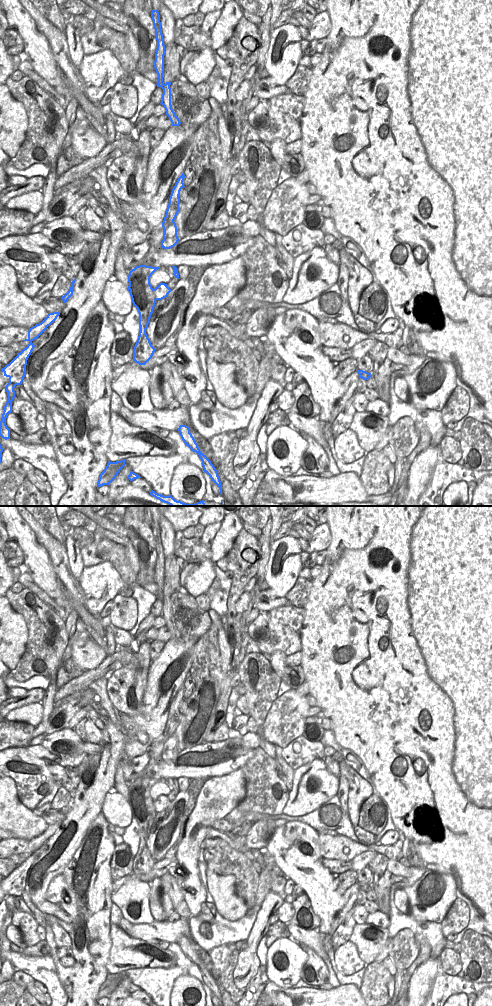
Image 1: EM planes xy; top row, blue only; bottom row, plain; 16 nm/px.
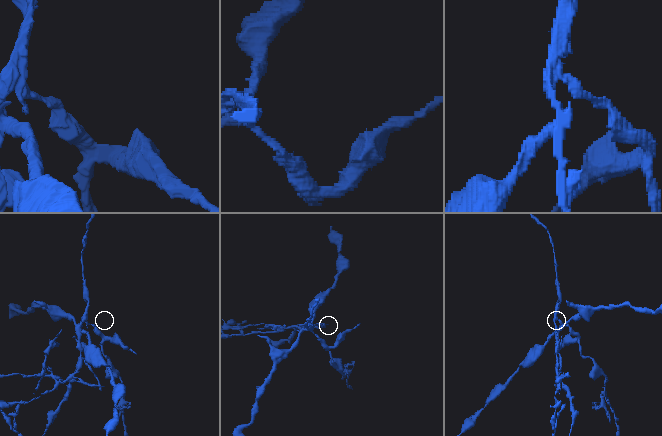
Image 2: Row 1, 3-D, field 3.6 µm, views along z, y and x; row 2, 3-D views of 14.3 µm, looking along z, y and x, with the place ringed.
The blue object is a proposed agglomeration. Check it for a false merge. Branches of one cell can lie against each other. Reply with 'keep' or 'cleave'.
cleave

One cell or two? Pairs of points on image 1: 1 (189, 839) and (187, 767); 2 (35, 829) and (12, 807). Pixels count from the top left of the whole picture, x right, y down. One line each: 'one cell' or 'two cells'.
1: two cells
2: one cell

